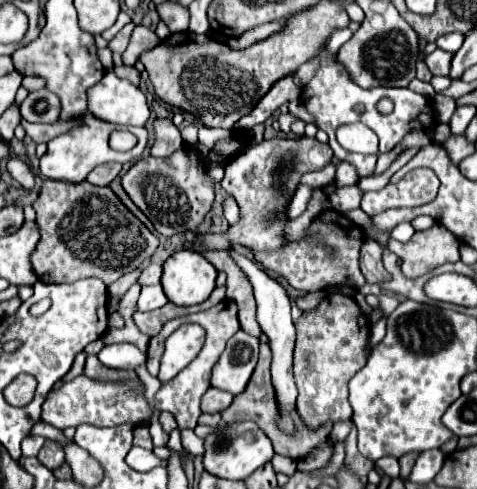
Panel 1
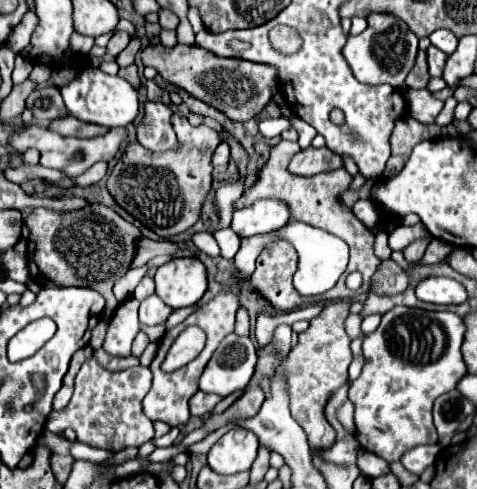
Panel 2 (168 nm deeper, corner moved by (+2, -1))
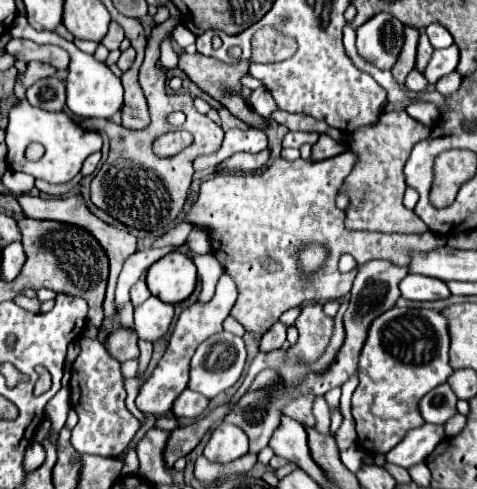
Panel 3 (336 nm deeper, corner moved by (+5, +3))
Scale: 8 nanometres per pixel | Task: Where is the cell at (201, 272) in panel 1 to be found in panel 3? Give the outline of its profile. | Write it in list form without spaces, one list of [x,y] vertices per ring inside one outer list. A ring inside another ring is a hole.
[[[169,253],[155,261],[147,271],[147,287],[151,295],[165,303],[185,301],[197,285],[197,267],[183,253]]]

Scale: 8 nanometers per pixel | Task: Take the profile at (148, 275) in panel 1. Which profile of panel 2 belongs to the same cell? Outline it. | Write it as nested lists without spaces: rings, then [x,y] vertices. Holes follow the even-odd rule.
[[[146,275],[140,283],[138,283],[138,287],[134,289],[134,297],[138,299],[138,301],[142,301],[142,299],[146,299],[148,295],[152,295],[154,293],[154,279],[150,277],[150,275]]]

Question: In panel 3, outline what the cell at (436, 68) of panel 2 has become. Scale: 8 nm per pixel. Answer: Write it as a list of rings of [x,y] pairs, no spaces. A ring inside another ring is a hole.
[[[421,33],[421,37],[419,37],[419,47],[417,47],[417,65],[415,65],[415,69],[425,71],[429,59],[431,59],[431,55],[433,55],[433,51],[435,51],[435,49],[431,47],[427,35]]]

